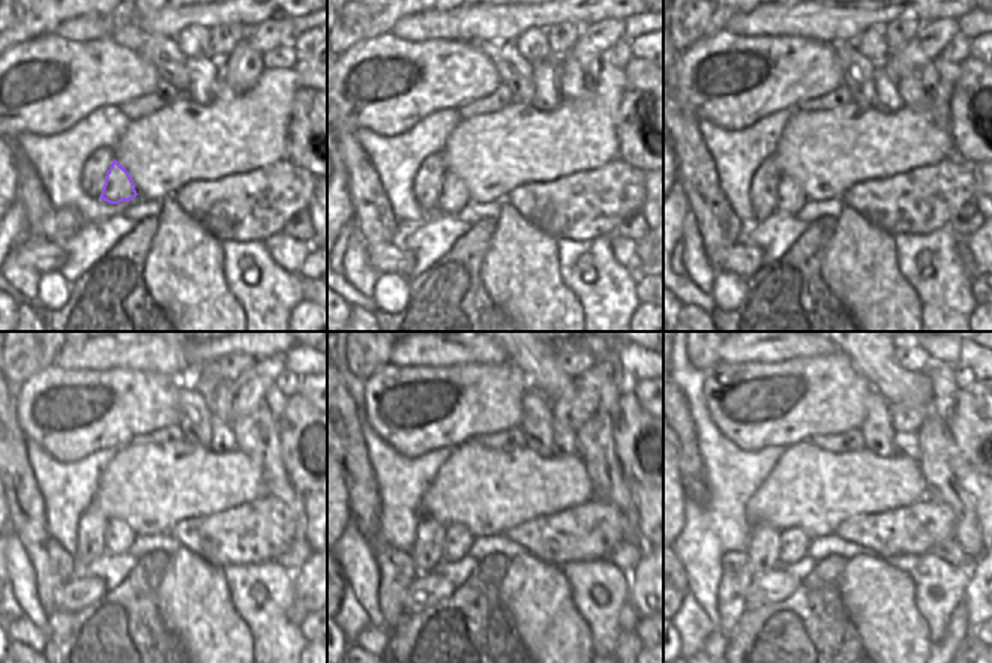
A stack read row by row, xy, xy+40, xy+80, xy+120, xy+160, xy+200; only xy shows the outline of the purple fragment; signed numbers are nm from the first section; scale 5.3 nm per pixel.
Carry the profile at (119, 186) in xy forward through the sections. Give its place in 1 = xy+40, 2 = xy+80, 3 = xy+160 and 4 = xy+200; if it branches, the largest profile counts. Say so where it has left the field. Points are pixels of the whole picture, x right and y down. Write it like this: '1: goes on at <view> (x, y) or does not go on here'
1: goes on at xy+40 (453, 195)
2: goes on at xy+80 (791, 197)
3: goes on at xy+160 (458, 540)
4: goes on at xy+200 (794, 543)

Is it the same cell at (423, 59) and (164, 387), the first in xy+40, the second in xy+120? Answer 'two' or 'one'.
one

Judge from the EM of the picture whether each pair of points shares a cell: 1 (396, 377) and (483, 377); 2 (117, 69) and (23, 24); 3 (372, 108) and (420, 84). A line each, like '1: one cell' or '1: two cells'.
1: one cell
2: two cells
3: one cell

